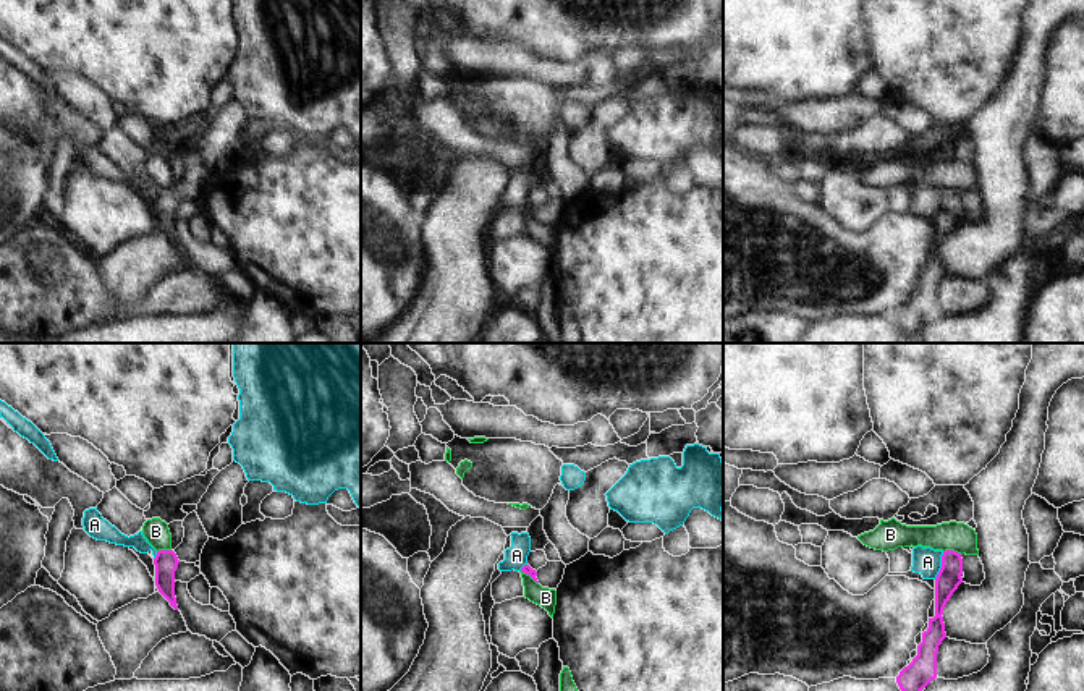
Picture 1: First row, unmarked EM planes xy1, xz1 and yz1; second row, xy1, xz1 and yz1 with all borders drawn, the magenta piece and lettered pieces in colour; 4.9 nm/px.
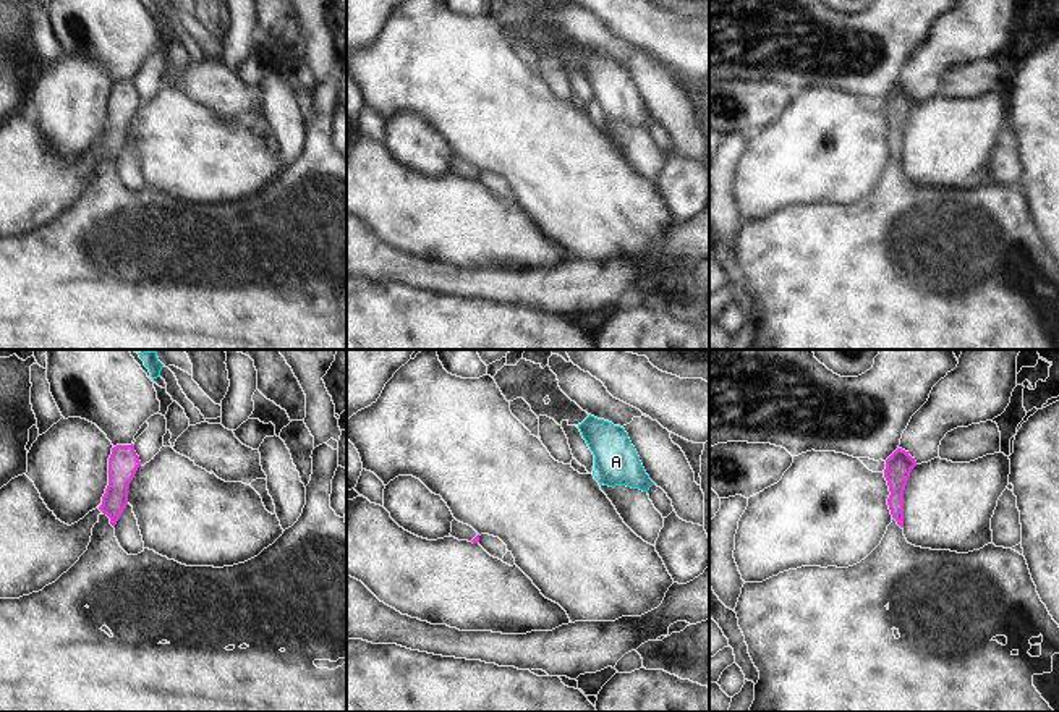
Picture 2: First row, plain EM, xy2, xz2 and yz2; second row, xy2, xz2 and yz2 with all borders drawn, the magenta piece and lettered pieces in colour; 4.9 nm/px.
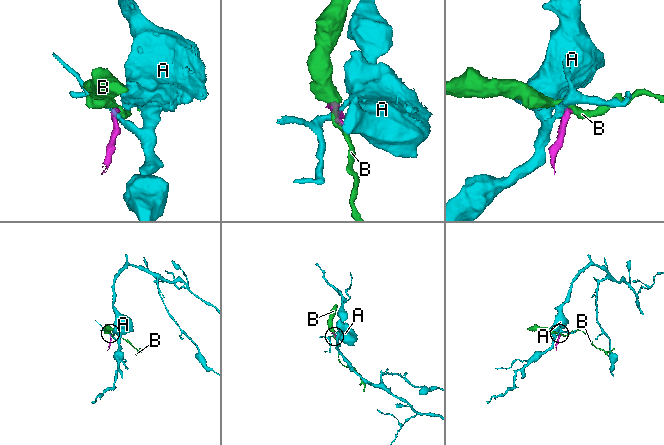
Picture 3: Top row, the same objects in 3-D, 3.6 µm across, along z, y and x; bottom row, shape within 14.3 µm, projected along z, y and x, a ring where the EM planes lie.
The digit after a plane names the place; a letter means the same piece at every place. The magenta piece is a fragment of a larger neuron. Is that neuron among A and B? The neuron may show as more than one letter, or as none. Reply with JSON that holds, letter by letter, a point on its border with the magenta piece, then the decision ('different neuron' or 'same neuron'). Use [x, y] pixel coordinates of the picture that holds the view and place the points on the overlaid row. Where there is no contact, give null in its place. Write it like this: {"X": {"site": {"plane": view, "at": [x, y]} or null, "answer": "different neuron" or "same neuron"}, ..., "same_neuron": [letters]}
{"A": {"site": {"plane": "yz1", "at": [942, 565]}, "answer": "different neuron"}, "B": {"site": {"plane": "yz1", "at": [953, 551]}, "answer": "different neuron"}, "same_neuron": []}

